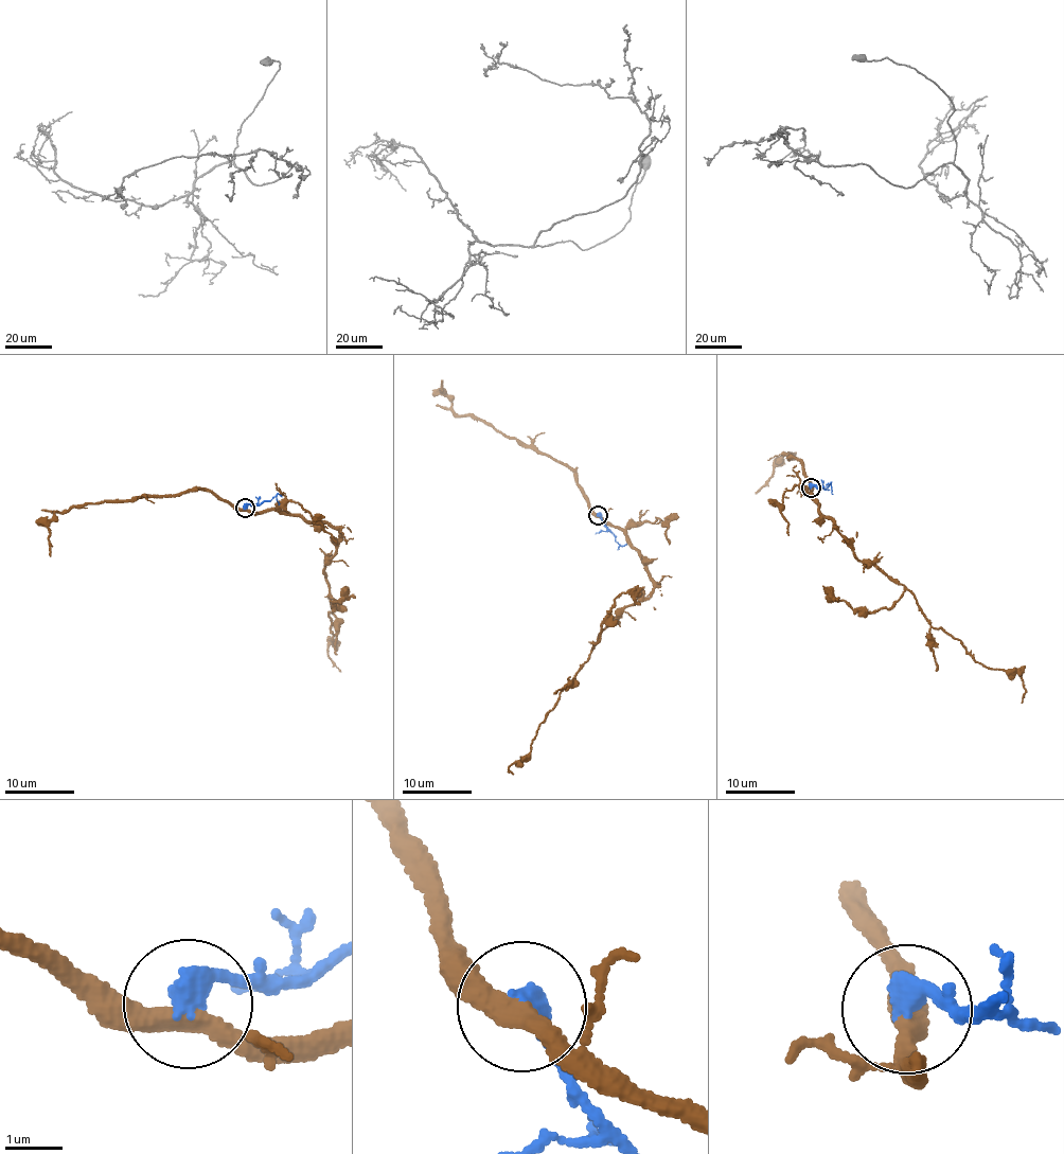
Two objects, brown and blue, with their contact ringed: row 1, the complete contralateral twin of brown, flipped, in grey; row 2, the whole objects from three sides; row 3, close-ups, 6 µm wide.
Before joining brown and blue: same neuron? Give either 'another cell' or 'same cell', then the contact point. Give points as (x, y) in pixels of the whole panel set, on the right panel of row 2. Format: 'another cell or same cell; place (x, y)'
another cell; place (811, 487)

